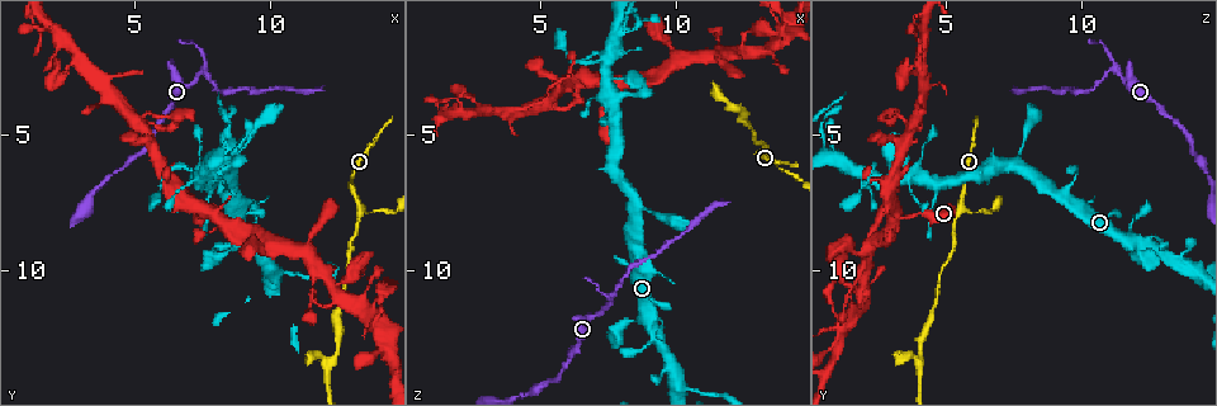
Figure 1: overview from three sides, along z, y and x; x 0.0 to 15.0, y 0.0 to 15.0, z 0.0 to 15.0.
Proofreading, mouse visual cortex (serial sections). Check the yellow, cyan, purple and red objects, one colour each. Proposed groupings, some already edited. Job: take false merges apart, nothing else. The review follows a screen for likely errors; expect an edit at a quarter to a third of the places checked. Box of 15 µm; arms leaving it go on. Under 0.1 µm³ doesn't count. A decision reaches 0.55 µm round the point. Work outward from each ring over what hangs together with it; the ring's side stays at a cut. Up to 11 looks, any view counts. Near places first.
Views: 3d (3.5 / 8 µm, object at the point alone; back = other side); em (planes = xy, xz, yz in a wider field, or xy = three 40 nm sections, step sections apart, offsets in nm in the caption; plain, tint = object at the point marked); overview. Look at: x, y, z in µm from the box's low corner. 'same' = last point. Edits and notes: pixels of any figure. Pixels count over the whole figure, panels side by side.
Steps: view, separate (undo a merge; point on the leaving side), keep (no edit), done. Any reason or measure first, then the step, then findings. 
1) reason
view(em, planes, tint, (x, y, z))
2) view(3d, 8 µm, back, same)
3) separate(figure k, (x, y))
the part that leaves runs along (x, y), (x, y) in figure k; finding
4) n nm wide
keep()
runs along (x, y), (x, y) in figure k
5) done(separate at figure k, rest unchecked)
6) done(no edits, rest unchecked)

thin arm on a thick one
view(3d, 3.5 µm, (7.1, 6.3, 2.3))

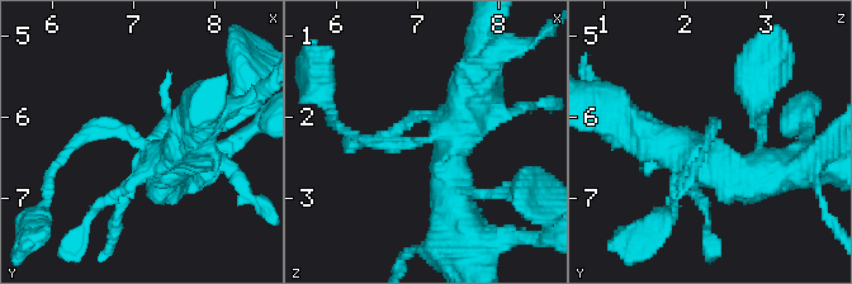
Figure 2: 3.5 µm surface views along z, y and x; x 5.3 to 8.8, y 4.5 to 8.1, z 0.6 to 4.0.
shape alone is not enough
view(em, xy, step 5, tint, (7.05, 6.30, 2.25))

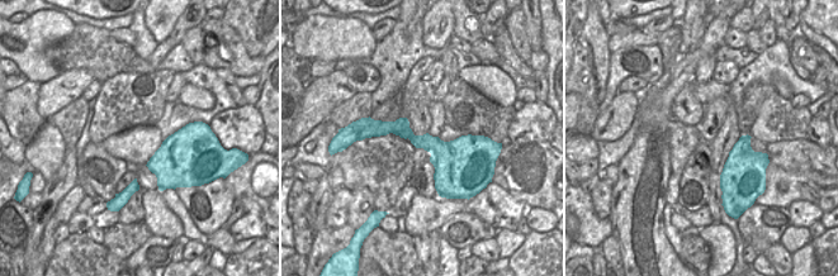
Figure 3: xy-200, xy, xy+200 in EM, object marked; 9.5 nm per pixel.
keep()
runs along (368, 132), (477, 147) in figure 3; continuous, no second cell

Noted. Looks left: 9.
thick turns thin
view(3d, 3.5 µm, (7.3, 7.9, 3.9))

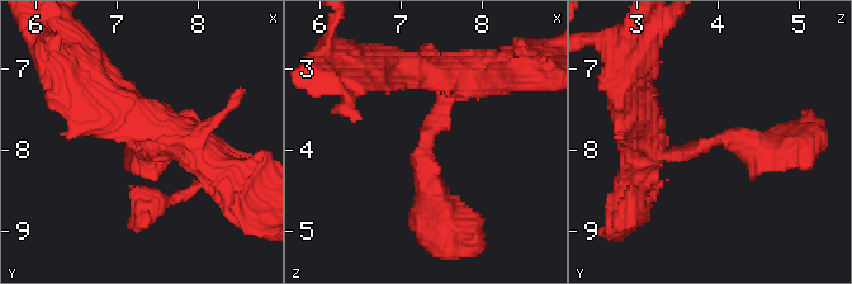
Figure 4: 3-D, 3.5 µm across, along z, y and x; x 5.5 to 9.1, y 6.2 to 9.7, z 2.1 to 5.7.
arms of 150, 400 nm
view(em, xy, step 2, tint, (7.25, 7.90, 3.90))

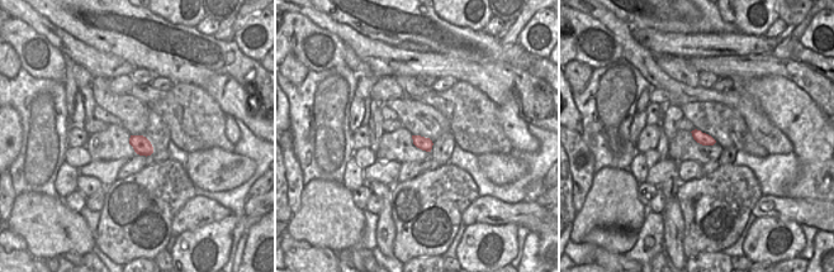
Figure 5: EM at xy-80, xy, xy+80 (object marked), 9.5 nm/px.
keep()
runs along (439, 216), (424, 142), (450, 80), (471, 80) in figure 4; all the same cell

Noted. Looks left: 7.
sharp bend
view(3d, 3.5 µm, (7.5, 2.6, 11.2))

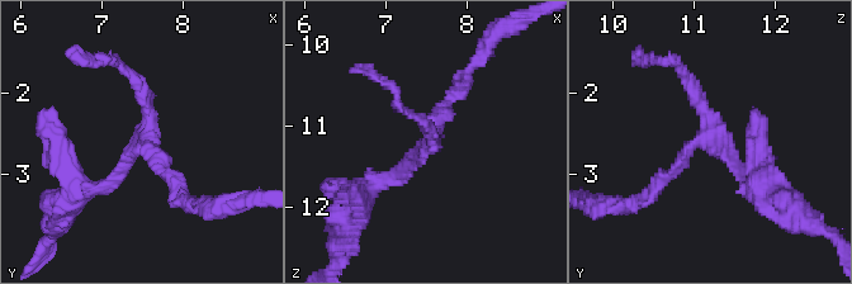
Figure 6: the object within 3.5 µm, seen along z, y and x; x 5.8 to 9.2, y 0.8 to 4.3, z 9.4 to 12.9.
now the EM
view(em, xy, step 5, tint, (7.60, 2.60, 11.20))

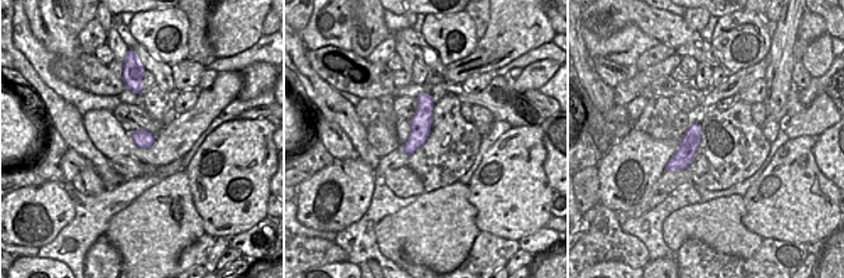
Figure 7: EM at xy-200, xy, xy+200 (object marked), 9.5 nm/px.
view(em, xy, step 2, tint, same)

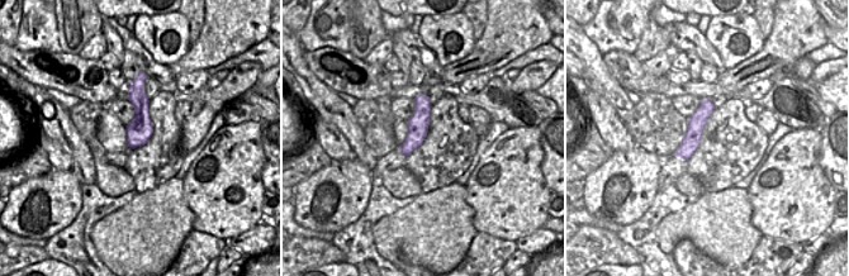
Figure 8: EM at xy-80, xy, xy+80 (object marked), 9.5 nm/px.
keep()
runs along (708, 101), (691, 142), (679, 153) in figure 8; continuous, no second cell

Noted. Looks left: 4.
branch point
view(3d, 3.5 µm, (13.3, 7.5, 5.5))

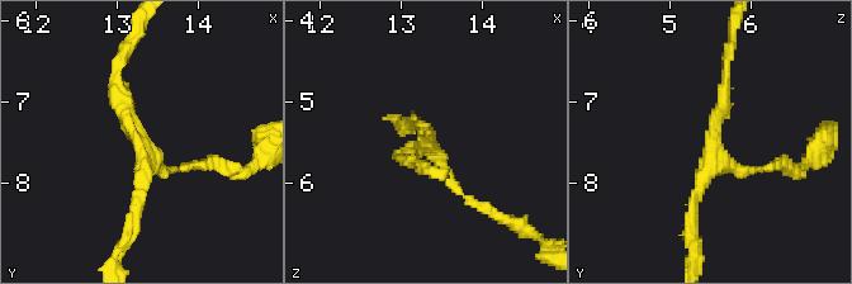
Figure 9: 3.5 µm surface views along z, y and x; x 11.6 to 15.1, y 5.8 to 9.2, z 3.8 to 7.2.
now the EM
view(em, xy, step 3, tint, (13.25, 7.60, 5.55))

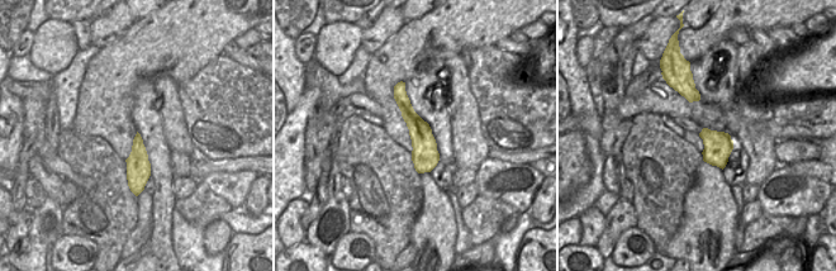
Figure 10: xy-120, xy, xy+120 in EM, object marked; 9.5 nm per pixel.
view(em, xy, step 1, tint, same)

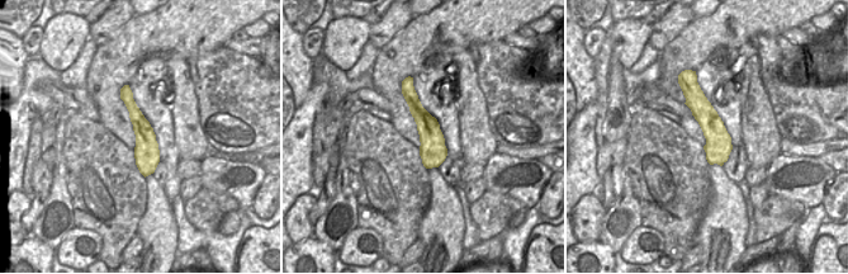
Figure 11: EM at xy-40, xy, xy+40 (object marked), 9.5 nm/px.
keep()
all the same cell

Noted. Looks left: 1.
done(no edits, rest unchecked)

